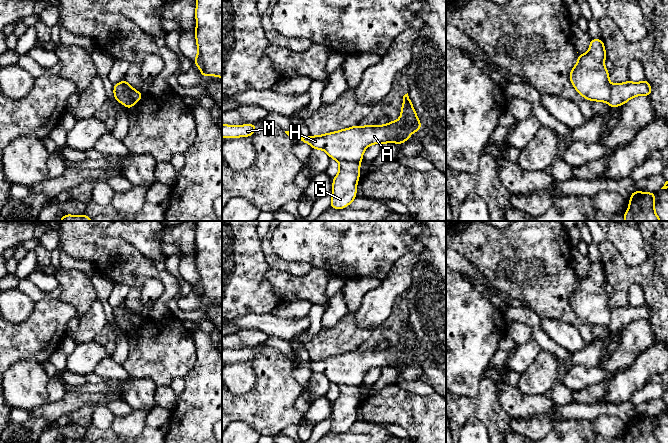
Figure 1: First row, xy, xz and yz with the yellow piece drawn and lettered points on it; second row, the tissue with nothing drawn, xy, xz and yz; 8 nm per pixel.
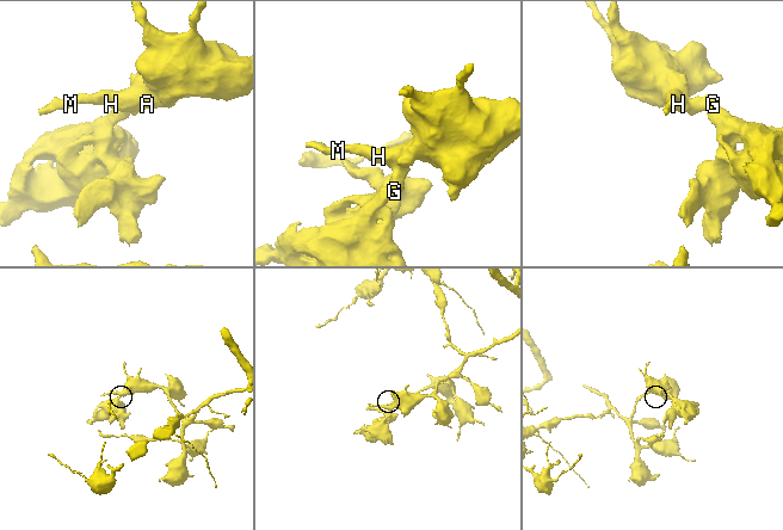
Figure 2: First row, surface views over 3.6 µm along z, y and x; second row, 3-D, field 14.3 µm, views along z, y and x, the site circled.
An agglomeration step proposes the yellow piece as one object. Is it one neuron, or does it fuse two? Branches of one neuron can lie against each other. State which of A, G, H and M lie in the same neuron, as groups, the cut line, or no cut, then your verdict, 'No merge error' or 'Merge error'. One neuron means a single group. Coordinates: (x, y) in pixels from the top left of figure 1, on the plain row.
Groups: A H M / G. Split along xz (359, 385), (340, 384), (338, 386). Merge error

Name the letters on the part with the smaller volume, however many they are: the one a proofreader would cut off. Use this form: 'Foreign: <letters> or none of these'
Foreign: G

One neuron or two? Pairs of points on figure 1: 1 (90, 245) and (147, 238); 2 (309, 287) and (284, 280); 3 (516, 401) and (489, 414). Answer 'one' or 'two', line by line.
1: two
2: one
3: two

